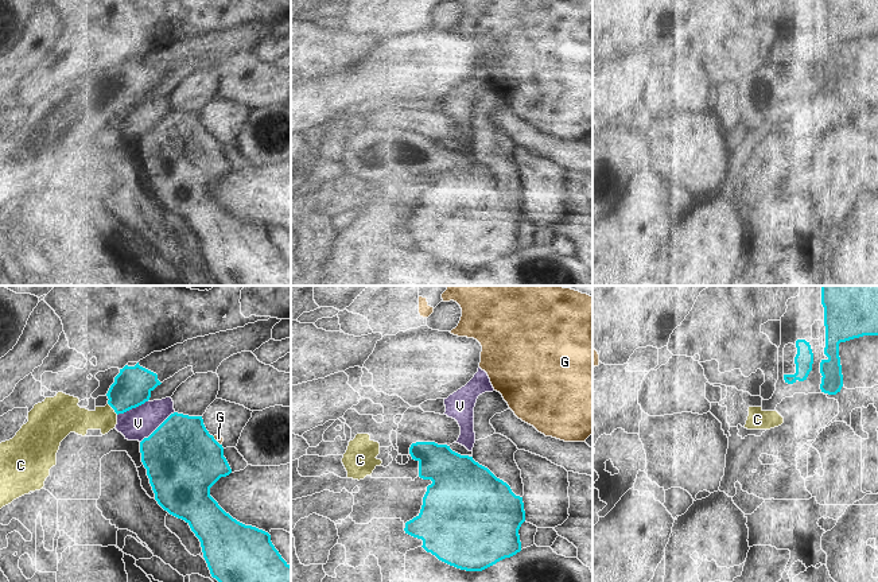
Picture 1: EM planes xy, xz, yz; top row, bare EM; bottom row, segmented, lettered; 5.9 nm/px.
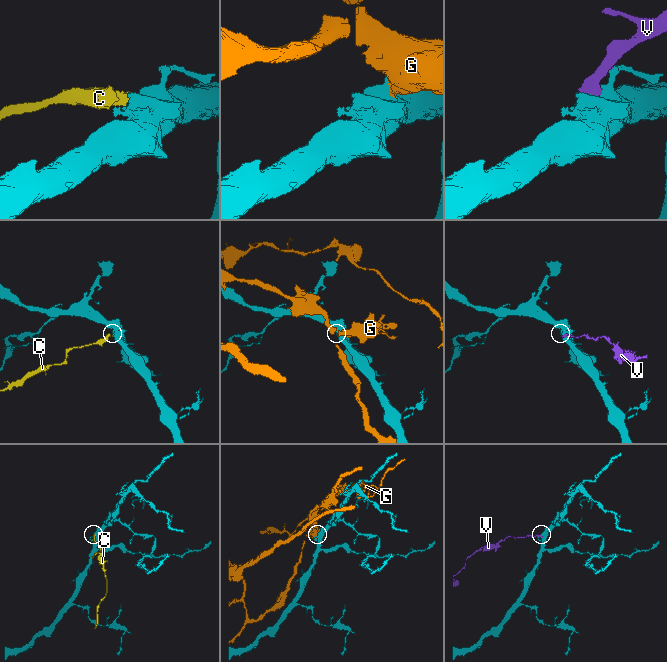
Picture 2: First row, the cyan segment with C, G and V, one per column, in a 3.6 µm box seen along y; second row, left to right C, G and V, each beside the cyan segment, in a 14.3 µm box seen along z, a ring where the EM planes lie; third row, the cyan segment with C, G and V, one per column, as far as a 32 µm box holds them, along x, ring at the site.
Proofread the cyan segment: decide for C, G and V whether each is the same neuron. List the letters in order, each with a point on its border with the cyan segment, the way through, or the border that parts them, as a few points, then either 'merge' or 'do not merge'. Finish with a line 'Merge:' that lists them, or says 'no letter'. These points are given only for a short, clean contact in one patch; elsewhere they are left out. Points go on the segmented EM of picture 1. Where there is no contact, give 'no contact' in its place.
C: meets cyan in xy at (112, 407); border along xy (108, 403), (117, 414); do not merge
G: meets cyan in xy at (216, 441); do not merge
V: meets cyan in xy at (158, 427); do not merge
Merge: no letter

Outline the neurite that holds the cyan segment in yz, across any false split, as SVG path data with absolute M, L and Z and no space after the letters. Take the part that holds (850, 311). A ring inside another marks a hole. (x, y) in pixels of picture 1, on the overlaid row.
M821 286L827 360L820 362L820 389L836 395L843 387L839 344L878 335L878 286Z

